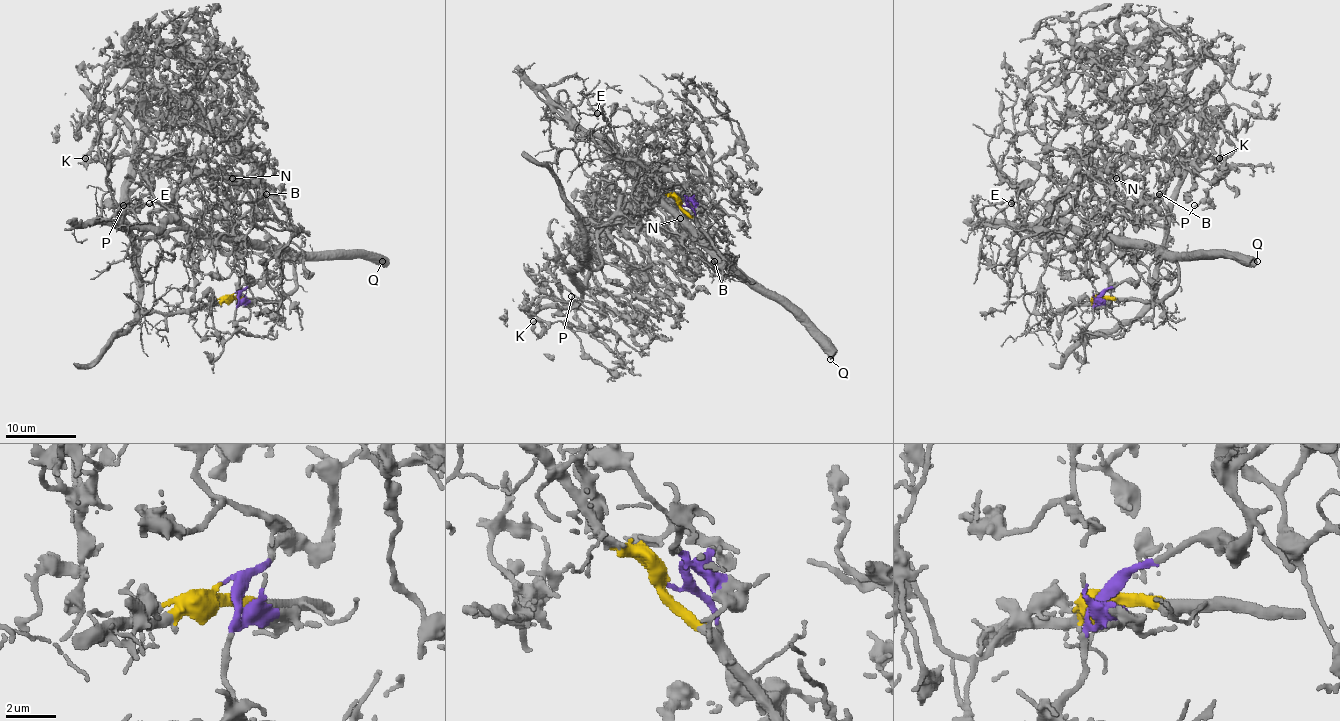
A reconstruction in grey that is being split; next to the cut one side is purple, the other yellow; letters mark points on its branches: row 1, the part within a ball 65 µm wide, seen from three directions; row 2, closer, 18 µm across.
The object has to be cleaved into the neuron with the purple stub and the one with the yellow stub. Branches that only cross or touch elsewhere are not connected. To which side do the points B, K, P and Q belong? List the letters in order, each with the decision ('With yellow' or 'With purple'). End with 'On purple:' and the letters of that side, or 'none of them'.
B: With purple
K: With purple
P: With purple
Q: With yellow
On purple: B, K, P

